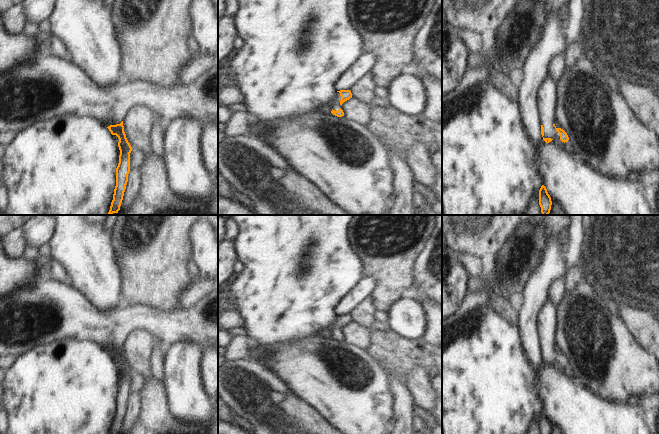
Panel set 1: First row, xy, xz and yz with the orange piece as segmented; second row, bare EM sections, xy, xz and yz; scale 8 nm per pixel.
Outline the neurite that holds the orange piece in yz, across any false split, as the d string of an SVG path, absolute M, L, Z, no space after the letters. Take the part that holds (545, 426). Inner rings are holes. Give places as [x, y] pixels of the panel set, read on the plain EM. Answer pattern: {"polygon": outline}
{"polygon": "M542 409L539 414L539 429L541 431L541 434L551 434L551 421L544 409Z"}

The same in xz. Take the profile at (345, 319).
{"polygon": "M340 314L337 315L334 321L334 326L332 328L332 335L331 337L337 341L344 340L343 334L340 332L340 330L347 324L352 322L352 317L350 314Z"}

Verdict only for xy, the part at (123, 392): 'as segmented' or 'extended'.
extended

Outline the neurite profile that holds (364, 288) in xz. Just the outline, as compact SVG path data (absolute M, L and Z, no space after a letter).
M363 276L356 286L338 302L335 307L336 314L350 314L358 303L371 295L375 285L372 277Z

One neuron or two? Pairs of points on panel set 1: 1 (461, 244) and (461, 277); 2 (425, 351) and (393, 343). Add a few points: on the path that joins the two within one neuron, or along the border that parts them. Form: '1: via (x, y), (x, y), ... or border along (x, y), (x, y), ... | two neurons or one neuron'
1: border along (452, 249), (460, 254) | two neurons
2: via (417, 351), (401, 351) | one neuron

